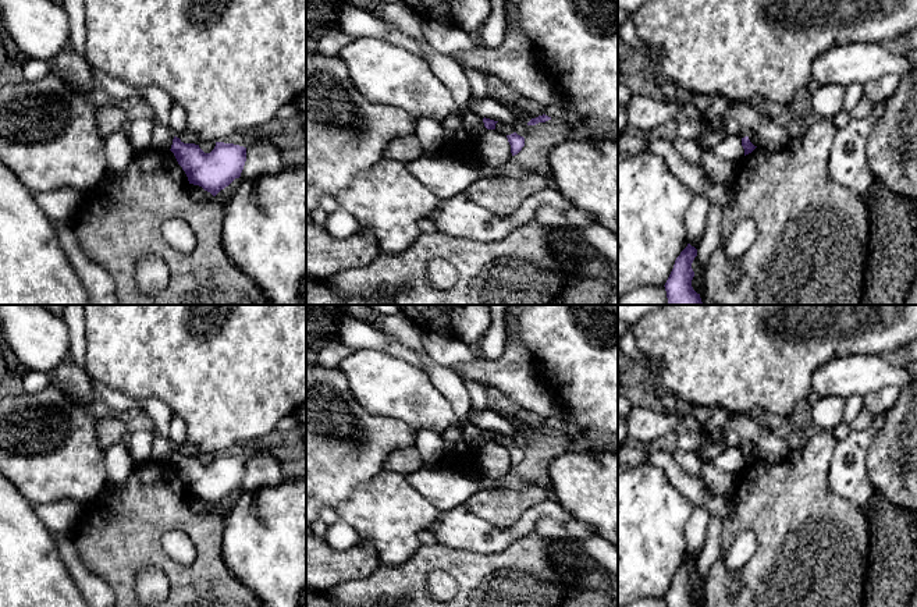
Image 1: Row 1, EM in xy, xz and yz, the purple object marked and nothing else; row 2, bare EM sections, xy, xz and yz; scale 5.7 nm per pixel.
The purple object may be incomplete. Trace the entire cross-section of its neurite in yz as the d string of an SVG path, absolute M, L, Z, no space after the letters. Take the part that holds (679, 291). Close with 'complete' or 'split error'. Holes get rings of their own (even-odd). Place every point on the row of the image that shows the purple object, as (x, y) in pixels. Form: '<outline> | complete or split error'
M687 246L676 258L673 269L665 283L668 305L703 305L700 294L692 287L694 271L692 263L697 256L697 249Z | complete

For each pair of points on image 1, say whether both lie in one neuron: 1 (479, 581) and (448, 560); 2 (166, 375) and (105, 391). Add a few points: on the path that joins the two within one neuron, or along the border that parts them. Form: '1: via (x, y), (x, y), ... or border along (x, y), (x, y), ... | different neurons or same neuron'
1: via (472, 574), (455, 563) | same neuron
2: border along (92, 377), (141, 400) | different neurons

